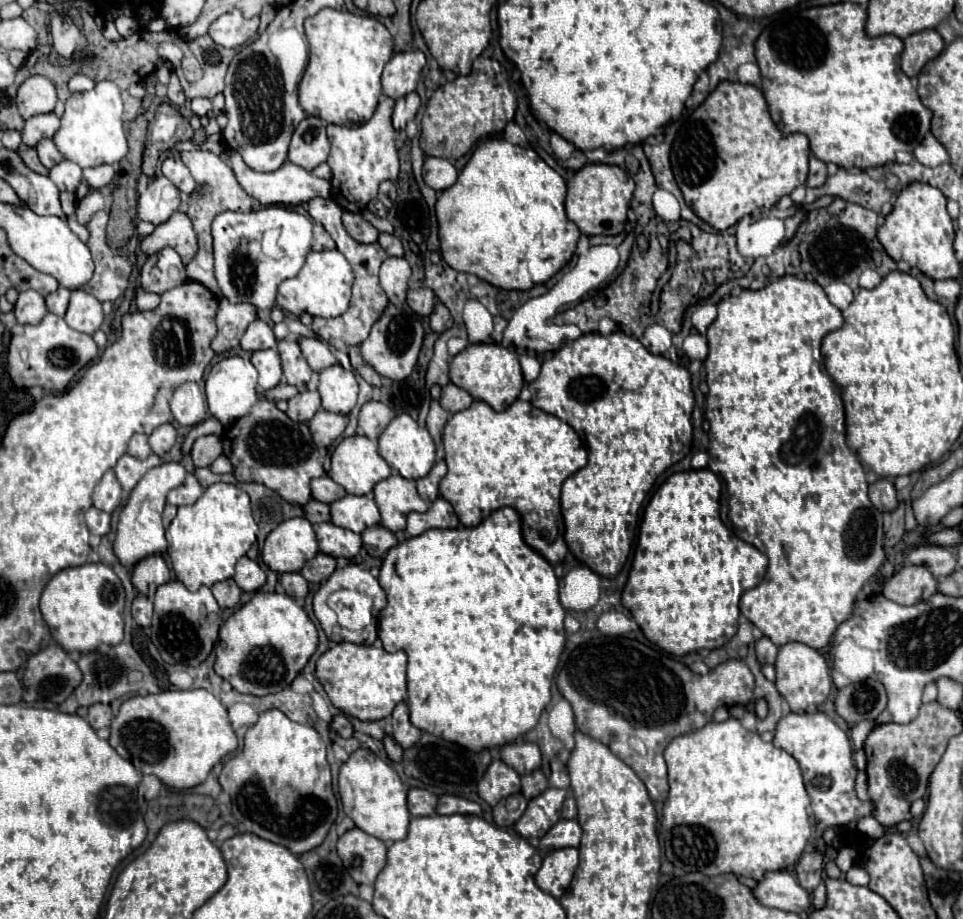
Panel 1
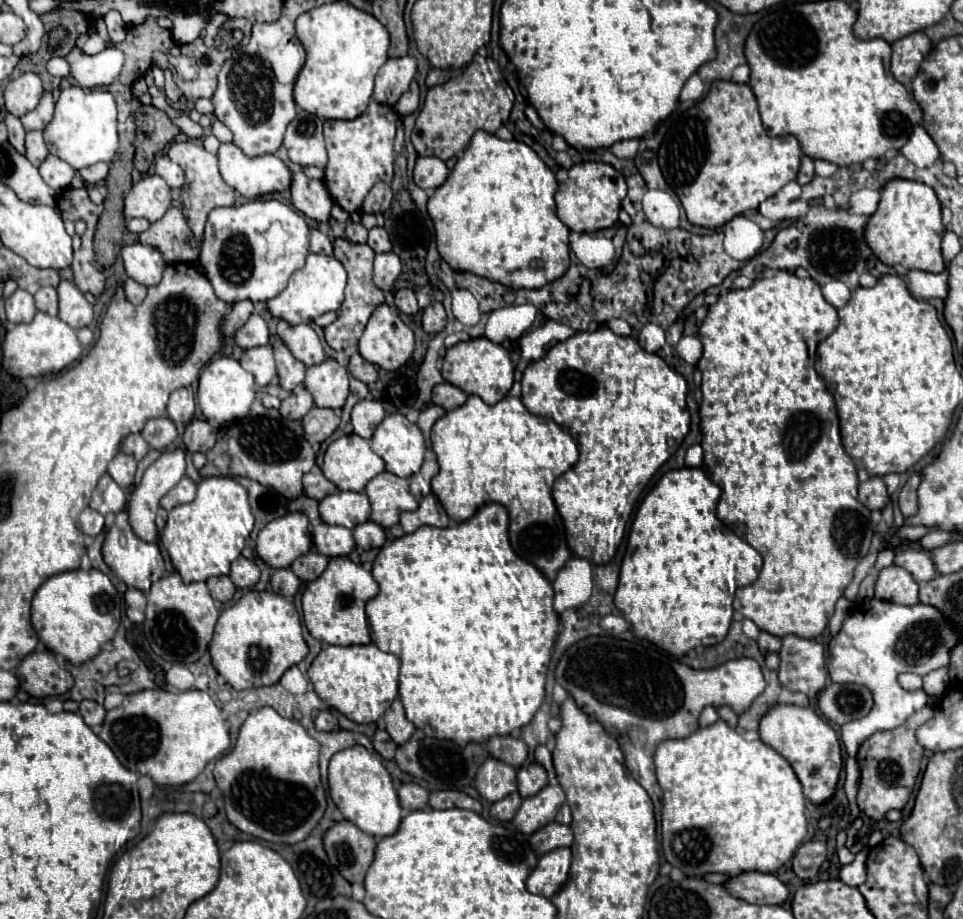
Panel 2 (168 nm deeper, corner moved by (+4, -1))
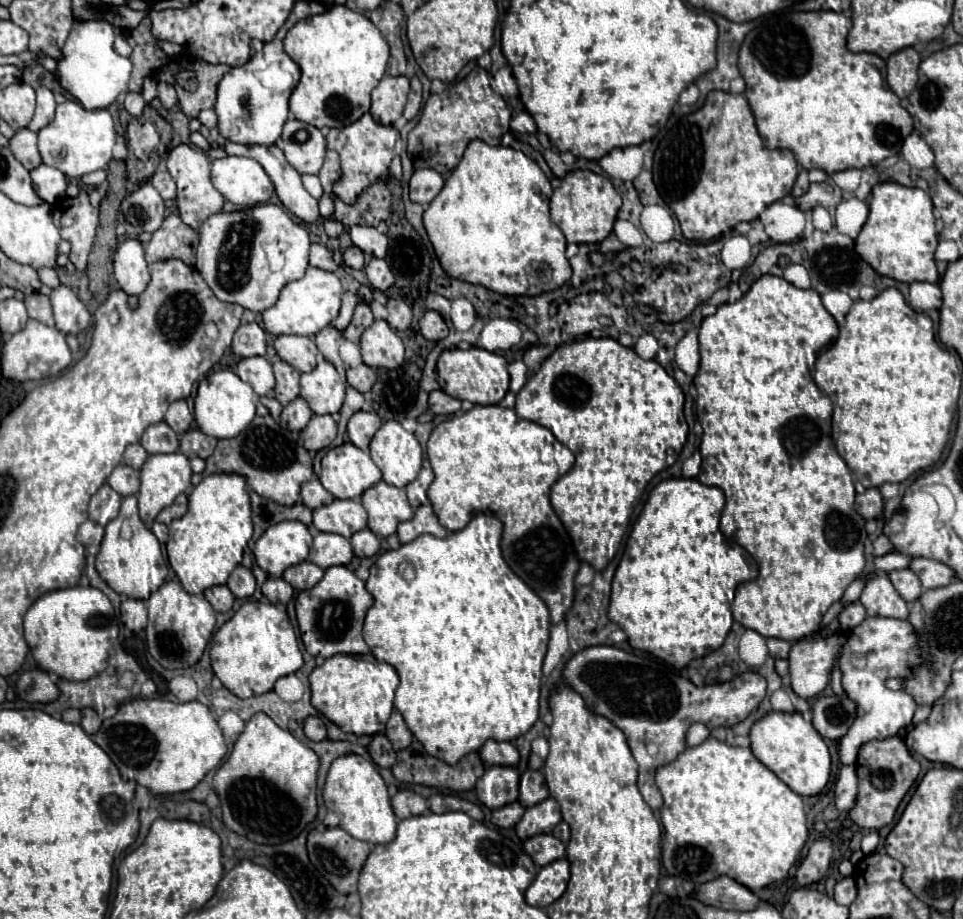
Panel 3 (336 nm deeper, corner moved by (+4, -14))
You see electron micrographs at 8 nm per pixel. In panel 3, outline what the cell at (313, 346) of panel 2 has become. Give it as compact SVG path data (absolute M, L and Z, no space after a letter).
M279 335L275 339L275 351L285 363L301 373L315 369L315 357L319 353L313 339L301 335Z

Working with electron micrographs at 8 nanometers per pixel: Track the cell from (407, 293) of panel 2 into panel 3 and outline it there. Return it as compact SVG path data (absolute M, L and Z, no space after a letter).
M389 299L387 301L387 323L395 331L405 331L411 325L411 309L403 299Z

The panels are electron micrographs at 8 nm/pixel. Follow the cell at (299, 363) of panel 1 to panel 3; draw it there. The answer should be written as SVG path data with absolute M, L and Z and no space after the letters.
M275 361L273 371L275 371L275 379L277 379L275 399L281 405L287 405L287 403L291 403L291 399L297 399L299 397L299 377L301 377L301 373L285 361Z

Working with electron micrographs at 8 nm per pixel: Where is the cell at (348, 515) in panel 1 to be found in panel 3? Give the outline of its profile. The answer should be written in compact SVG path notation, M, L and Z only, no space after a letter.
M335 499L329 505L313 509L313 525L325 533L351 537L367 527L367 513L355 499Z

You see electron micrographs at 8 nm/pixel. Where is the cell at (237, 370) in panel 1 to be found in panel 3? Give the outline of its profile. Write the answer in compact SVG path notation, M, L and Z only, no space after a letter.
M213 371L201 379L195 397L195 421L199 429L215 439L229 439L239 435L255 417L257 395L251 385L243 383L233 371Z

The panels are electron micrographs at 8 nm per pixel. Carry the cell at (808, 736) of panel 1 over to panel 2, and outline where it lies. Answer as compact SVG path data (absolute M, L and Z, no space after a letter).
M775 704L761 718L759 734L767 746L775 748L791 764L803 786L803 794L815 806L821 806L835 796L835 788L843 768L841 744L835 730L827 722L823 722L811 708L795 704Z

